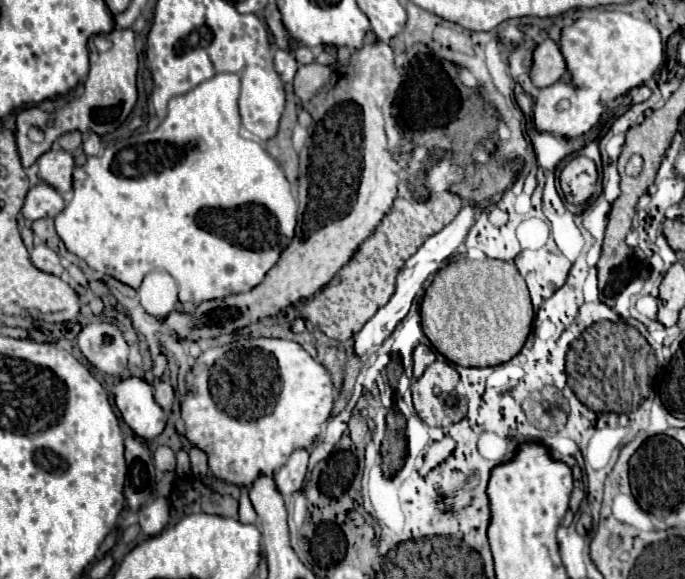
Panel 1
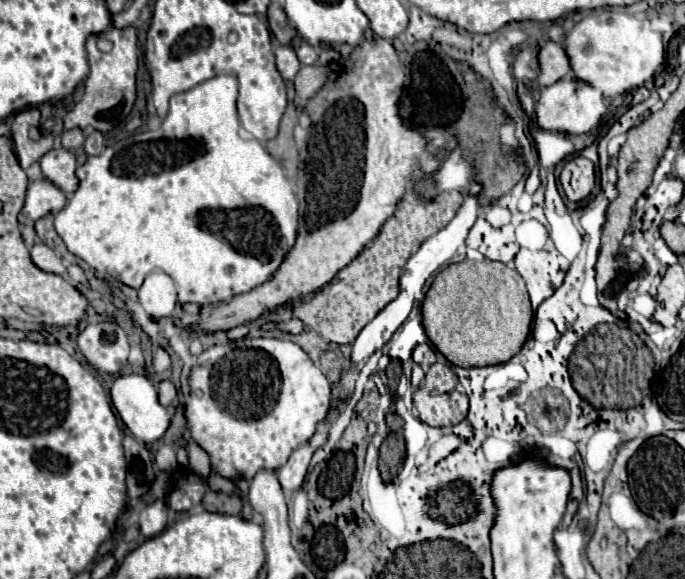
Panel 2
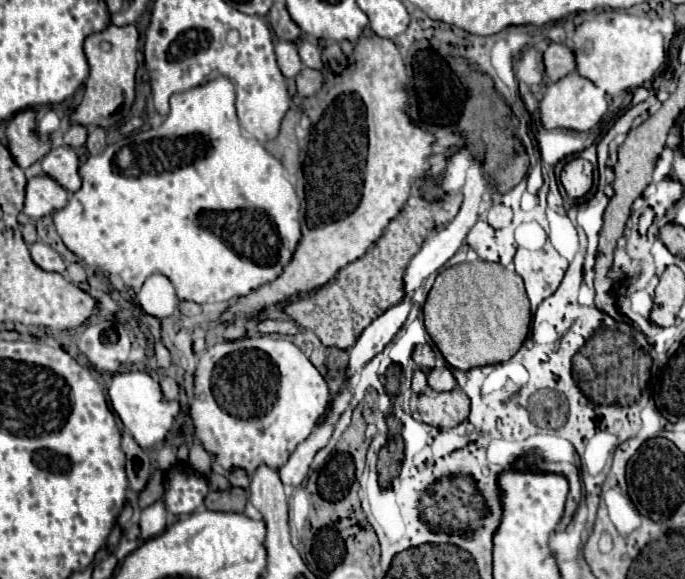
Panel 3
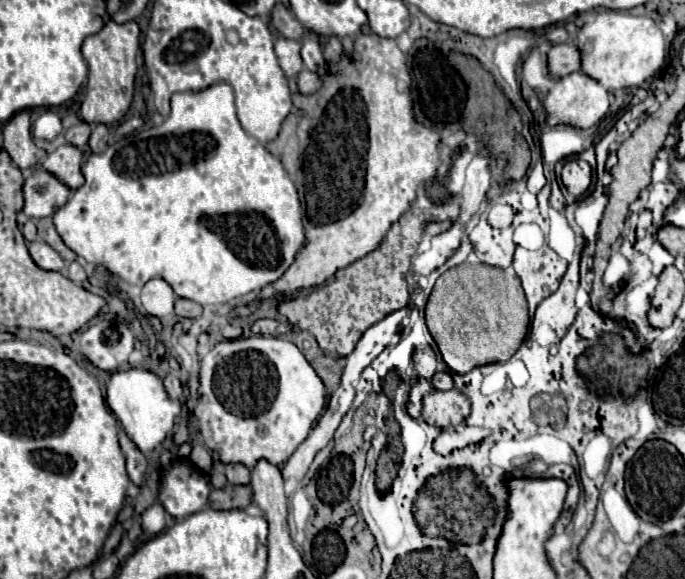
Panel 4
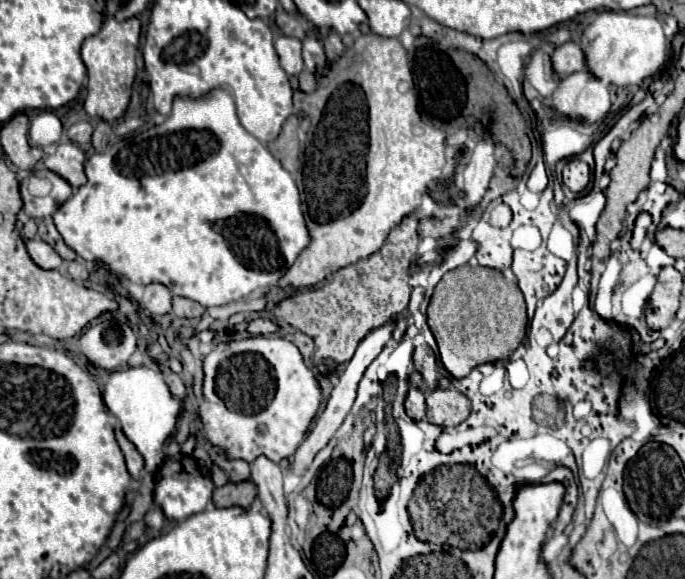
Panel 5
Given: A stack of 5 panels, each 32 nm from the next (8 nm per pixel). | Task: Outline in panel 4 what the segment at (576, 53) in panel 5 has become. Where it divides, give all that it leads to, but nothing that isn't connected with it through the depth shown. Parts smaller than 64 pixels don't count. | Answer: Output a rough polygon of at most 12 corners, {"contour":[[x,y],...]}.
{"contour":[[554,44],[548,52],[550,78],[580,70],[574,44]]}

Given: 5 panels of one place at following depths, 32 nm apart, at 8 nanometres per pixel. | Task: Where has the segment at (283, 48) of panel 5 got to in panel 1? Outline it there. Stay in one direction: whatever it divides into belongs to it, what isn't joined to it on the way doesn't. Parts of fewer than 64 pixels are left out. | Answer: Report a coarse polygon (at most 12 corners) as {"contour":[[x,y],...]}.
{"contour":[[276,50],[274,68],[292,82],[298,62],[288,50]]}

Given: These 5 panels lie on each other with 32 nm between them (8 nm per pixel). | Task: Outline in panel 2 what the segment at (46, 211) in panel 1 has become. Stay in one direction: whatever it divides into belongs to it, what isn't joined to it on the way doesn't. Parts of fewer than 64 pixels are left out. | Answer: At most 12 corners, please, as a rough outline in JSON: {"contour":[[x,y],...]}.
{"contour":[[48,180],[30,184],[22,214],[28,220],[54,216],[66,196]]}

